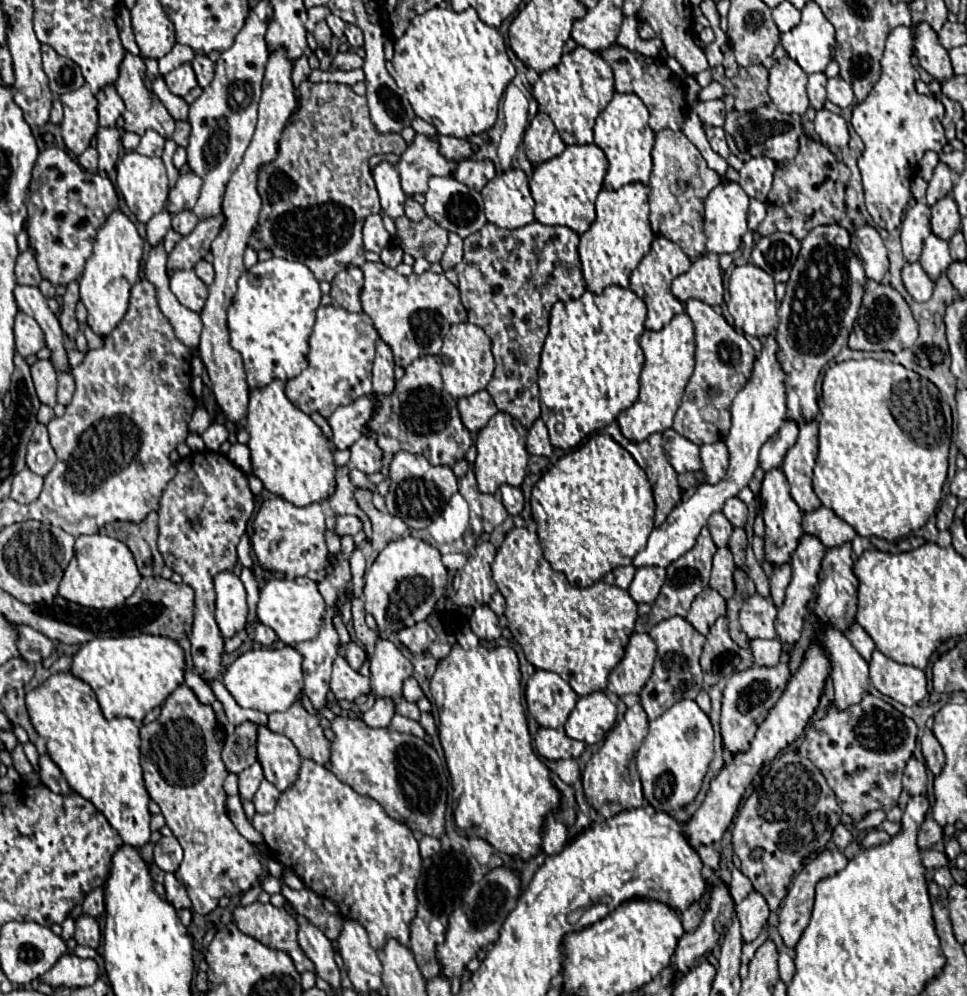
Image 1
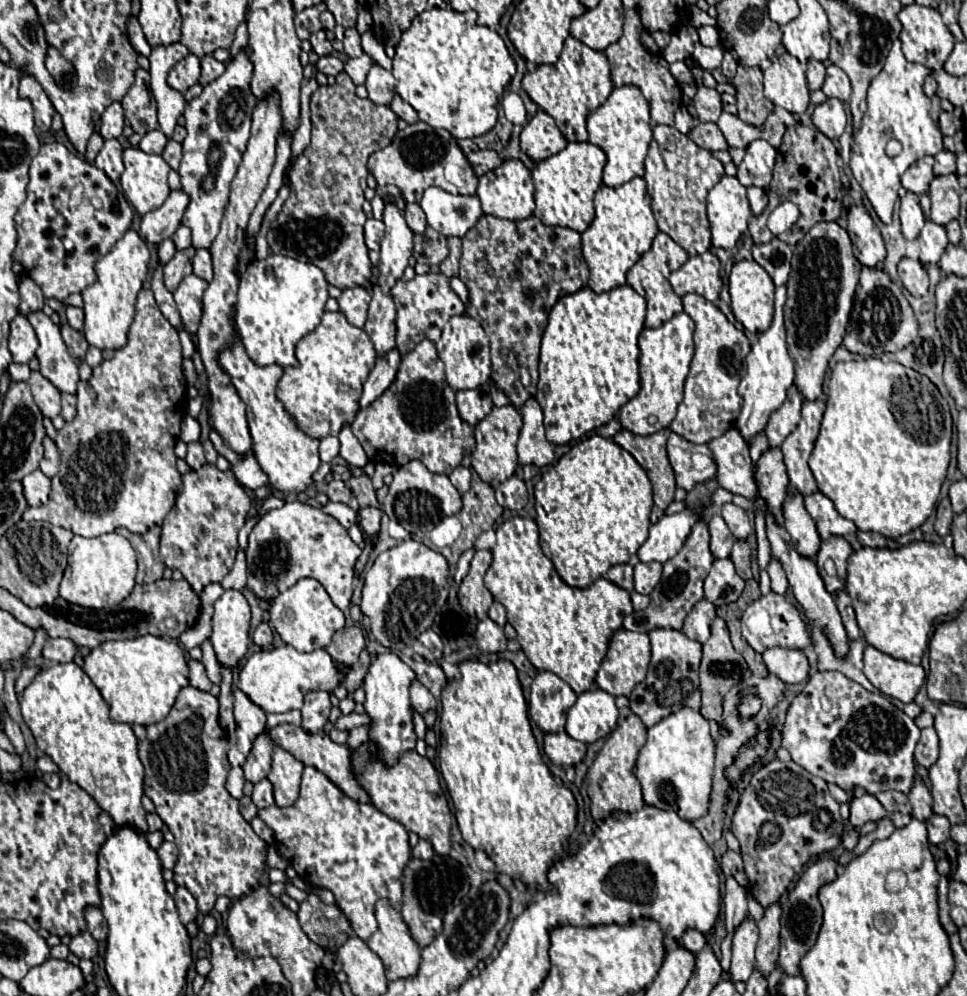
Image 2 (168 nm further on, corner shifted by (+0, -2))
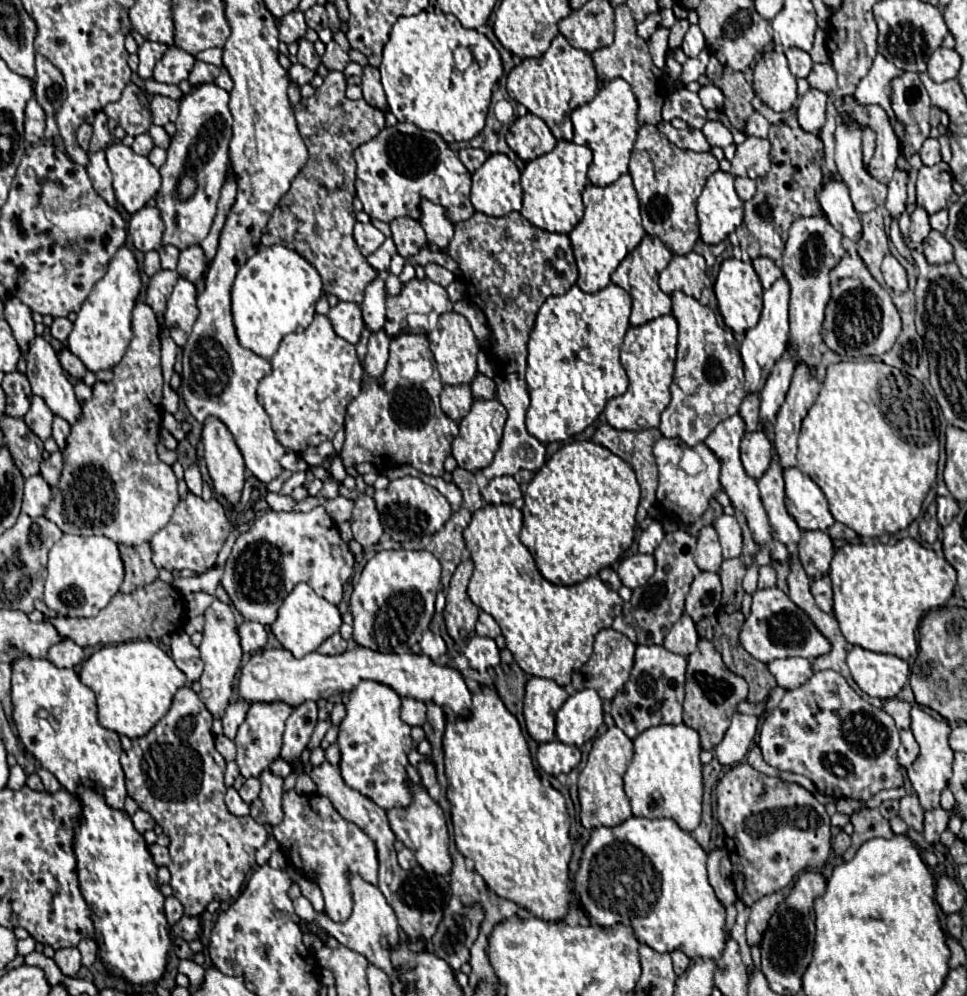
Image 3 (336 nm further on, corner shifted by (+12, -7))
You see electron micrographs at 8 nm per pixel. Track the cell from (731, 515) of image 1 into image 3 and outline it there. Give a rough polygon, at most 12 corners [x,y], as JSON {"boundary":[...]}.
{"boundary":[[722,514],[712,526],[724,558],[740,556],[742,532],[736,518]]}

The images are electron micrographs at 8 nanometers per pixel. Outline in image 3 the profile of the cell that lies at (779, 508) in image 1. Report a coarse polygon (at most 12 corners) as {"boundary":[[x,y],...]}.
{"boundary":[[746,432],[742,464],[760,480],[772,462],[772,444],[764,432]]}

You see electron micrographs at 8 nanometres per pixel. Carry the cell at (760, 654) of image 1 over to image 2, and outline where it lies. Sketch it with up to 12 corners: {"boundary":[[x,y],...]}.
{"boundary":[[766,649],[768,671],[784,683],[808,677],[808,659],[800,651]]}

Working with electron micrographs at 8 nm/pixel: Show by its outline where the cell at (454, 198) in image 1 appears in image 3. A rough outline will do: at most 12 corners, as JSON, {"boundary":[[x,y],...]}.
{"boundary":[[422,198],[420,224],[428,242],[446,250],[454,224],[446,208]]}

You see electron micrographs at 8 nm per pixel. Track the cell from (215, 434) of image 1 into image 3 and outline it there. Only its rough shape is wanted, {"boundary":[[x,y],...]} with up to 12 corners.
{"boundary":[[198,464],[184,470],[190,492],[202,494],[202,474]]}

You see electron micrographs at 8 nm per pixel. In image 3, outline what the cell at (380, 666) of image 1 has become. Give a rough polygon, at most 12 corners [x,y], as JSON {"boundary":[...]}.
{"boundary":[[362,680],[338,746],[344,782],[408,806],[400,696]]}

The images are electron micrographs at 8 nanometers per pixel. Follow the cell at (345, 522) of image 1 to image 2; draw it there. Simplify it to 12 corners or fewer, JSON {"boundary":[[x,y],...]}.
{"boundary":[[364,507],[358,511],[358,527],[378,535],[382,509]]}

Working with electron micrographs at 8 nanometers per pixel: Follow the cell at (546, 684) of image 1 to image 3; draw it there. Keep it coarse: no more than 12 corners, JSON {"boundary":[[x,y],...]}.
{"boundary":[[530,678],[524,698],[526,730],[552,742],[554,718],[568,692],[554,680]]}

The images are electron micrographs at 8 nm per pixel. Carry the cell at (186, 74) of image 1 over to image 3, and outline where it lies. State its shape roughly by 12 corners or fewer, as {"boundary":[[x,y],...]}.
{"boundary":[[170,46],[156,62],[154,80],[180,84],[194,66],[194,56]]}

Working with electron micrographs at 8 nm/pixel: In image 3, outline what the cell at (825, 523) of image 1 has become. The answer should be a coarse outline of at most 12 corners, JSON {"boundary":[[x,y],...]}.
{"boundary":[[798,468],[786,470],[786,508],[802,530],[834,524],[822,490]]}

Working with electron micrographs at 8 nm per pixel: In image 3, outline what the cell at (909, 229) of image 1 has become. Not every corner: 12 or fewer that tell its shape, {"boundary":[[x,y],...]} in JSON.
{"boundary":[[896,170],[884,206],[892,218],[906,210],[908,174]]}

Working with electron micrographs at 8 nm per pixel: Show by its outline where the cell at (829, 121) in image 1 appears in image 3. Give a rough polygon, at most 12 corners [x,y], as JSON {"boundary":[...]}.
{"boundary":[[810,88],[798,100],[798,122],[814,136],[826,124],[828,96]]}

